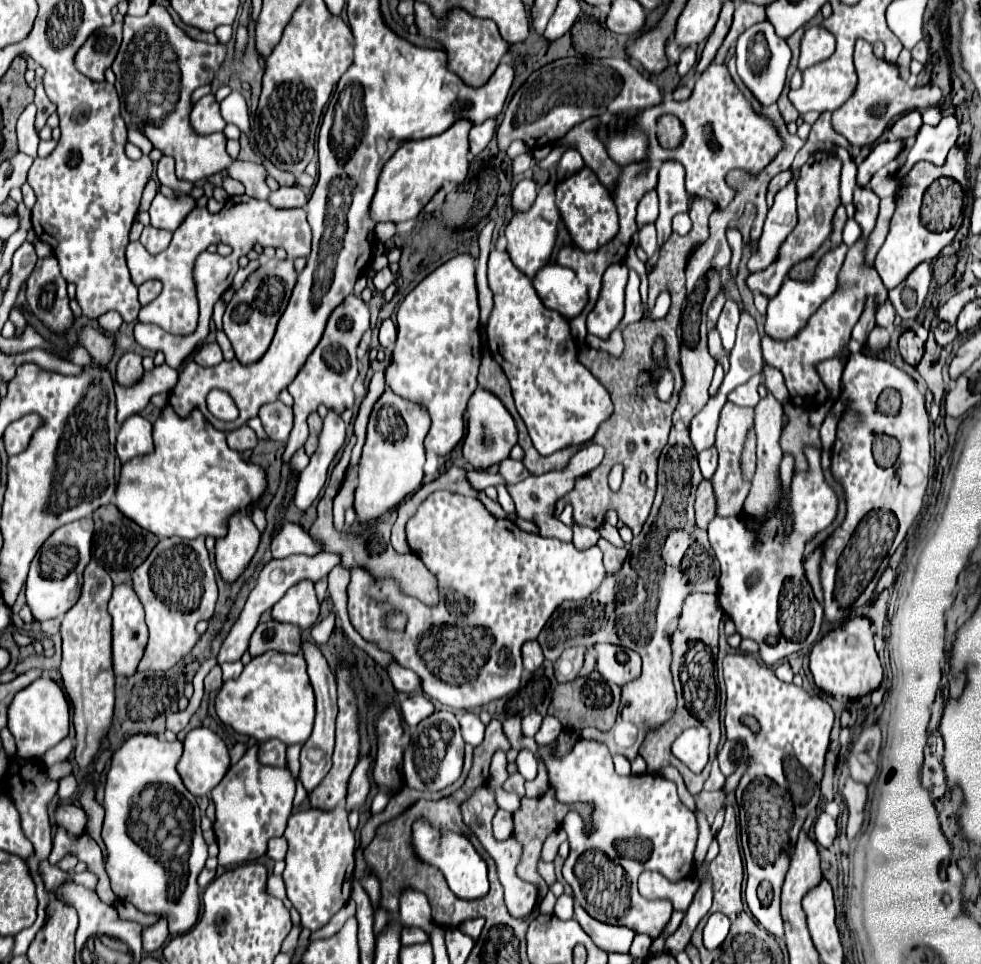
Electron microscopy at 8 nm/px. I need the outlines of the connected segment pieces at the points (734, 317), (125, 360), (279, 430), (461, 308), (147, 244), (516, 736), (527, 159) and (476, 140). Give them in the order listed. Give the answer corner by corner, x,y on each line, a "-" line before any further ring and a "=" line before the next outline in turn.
727,299
721,317
717,321
717,331
721,335
721,345
725,351
731,351
735,345
735,331
737,331
737,323
739,323
739,307
733,299
=
125,353
119,363
117,363
117,381
125,387
133,385
135,381
139,381
143,375
143,365
141,365
141,357
137,353
=
281,401
263,405
259,411
259,417
263,421
265,433
279,443
285,443
289,439
291,427
293,427
293,411
291,407
283,405
=
459,255
431,275
427,275
399,305
397,309
399,337
393,351
393,361
385,371
387,387
397,395
421,403
431,415
431,431
425,439
425,449
437,455
447,455
465,435
465,407
473,391
477,389
477,369
481,361
479,347
479,305
475,287
475,259
471,255
=
147,225
141,233
141,239
143,247
149,251
149,253
161,253
163,249
167,249
169,241
171,241
171,231
163,231
163,229
155,229
151,225
=
509,716
501,725
503,725
503,733
505,733
505,735
509,737
509,741
511,741
511,747
521,749
521,747
527,747
527,745
529,745
529,749
531,749
533,753
537,751
537,743
535,743
533,739
525,739
525,737
523,737
520,716
=
528,150
524,154
521,154
511,160
511,171
513,176
521,176
526,173
530,169
533,159
532,150
=
489,119
481,125
473,125
469,131
469,153
479,155
493,139
493,131
495,131
495,119

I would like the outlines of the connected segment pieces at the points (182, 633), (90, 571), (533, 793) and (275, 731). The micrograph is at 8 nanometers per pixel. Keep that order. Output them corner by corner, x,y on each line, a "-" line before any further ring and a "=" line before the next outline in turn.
181,537
159,539
157,547
133,571
131,577
133,577
133,591
137,593
143,609
145,609
145,623
149,627
149,643
147,643
145,655
139,663
137,671
147,671
147,669
165,671
165,669
171,669
199,641
199,633
195,631
195,625
201,619
209,621
213,617
213,611
215,611
217,583
215,583
215,571
211,569
209,553
205,549
205,537
197,537
197,539
181,539
=
91,561
85,569
85,583
81,589
79,601
67,611
61,623
63,635
63,661
61,661
61,679
65,693
73,707
73,725
77,731
75,759
79,767
89,767
97,753
99,743
107,735
113,717
113,667
111,667
111,619
107,613
107,601
113,591
113,581
109,573
=
539,767
539,775
535,777
535,781
529,781
525,783
527,787
527,795
525,797
539,797
547,791
547,773
543,767
=
267,651
253,657
237,679
221,685
215,697
215,711
221,723
229,725
239,735
257,739
259,743
265,739
279,739
285,745
305,743
313,729
315,695
303,655

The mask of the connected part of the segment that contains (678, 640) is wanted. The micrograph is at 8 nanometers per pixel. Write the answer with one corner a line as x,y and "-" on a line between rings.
689,593
689,597
683,603
683,613
677,625
677,631
671,635
671,647
673,647
673,663
671,673
673,681
679,685
679,669
683,665
683,657
687,653
689,641
703,641
713,651
717,647
717,629
719,621
723,617
723,611
717,603
715,595
709,593

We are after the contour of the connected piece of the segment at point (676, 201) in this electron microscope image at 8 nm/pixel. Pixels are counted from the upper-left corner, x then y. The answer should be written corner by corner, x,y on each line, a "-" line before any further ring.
665,161
659,169
659,179
655,187
659,195
659,217
657,217
657,251
647,261
647,269
651,271
659,259
659,251
671,235
671,219
677,213
689,211
689,197
685,191
685,169
677,161

